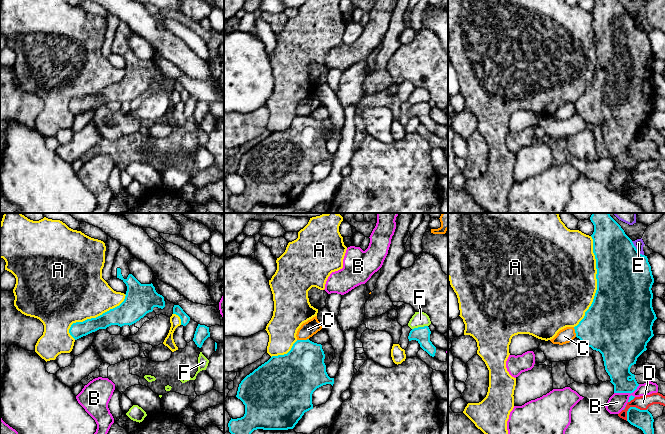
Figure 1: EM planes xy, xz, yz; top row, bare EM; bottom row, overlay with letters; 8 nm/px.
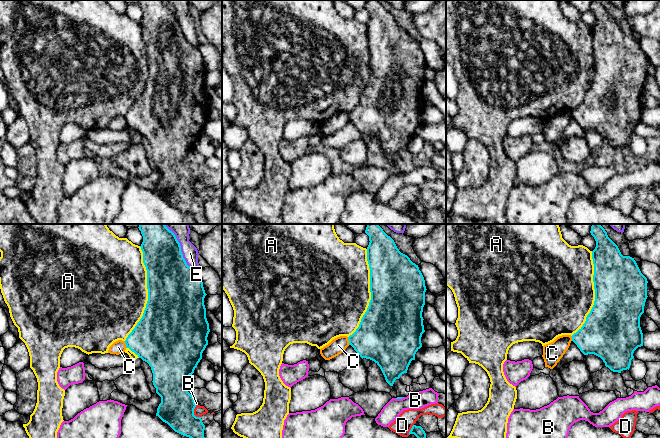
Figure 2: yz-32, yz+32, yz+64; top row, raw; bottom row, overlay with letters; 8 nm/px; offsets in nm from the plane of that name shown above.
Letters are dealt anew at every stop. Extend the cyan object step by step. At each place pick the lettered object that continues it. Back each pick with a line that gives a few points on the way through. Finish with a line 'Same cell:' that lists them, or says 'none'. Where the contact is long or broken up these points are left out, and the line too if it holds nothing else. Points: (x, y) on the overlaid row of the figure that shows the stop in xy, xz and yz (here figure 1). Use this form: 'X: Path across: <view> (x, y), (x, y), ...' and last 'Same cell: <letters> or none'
Same cell: none

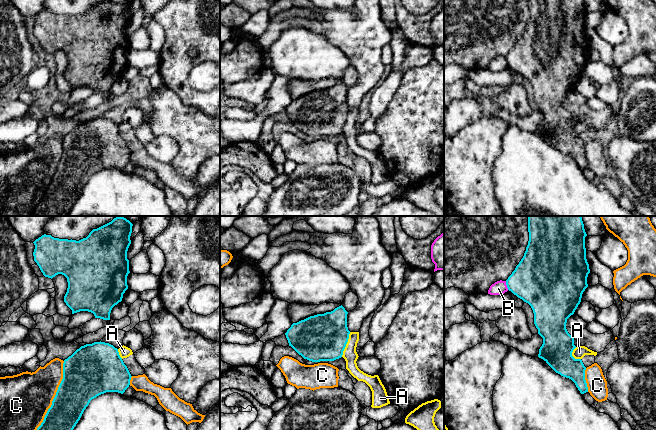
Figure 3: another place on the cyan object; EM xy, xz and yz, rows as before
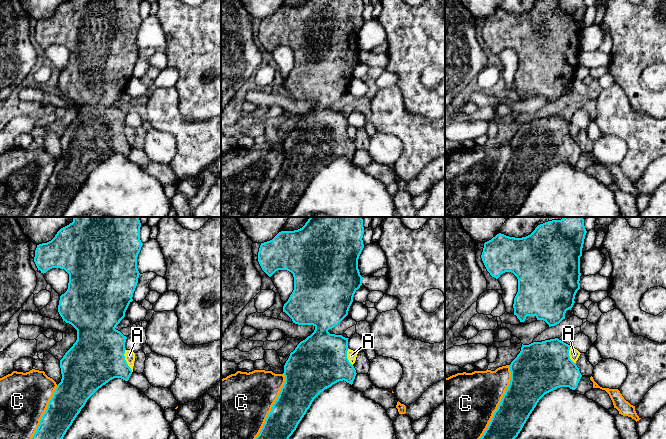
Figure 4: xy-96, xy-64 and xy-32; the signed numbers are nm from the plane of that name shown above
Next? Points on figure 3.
Same cell: none

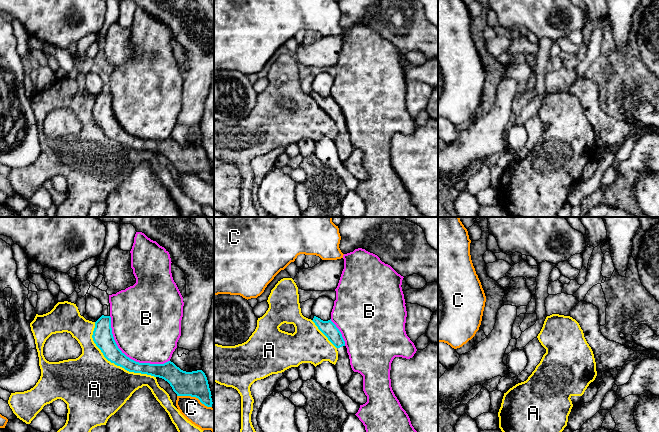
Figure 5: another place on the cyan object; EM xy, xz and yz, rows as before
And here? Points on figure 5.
Same cell: none

